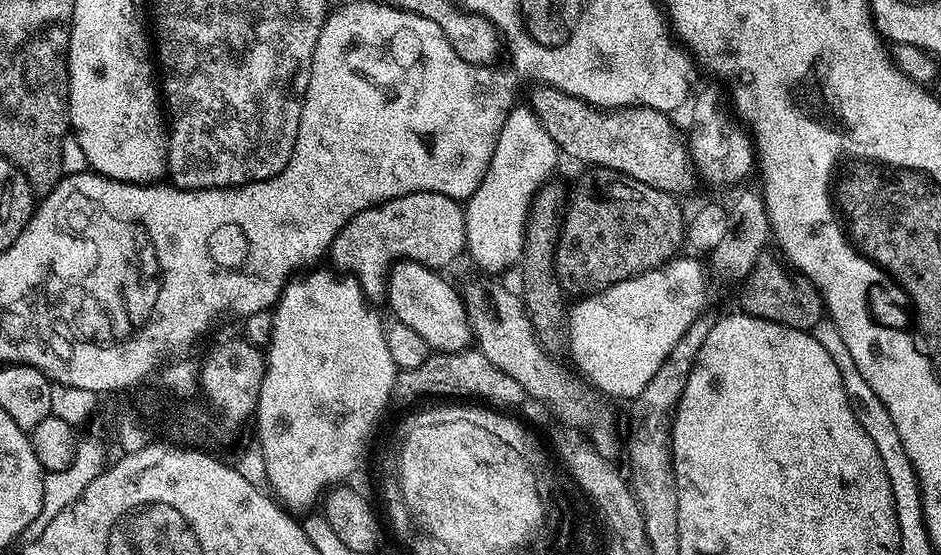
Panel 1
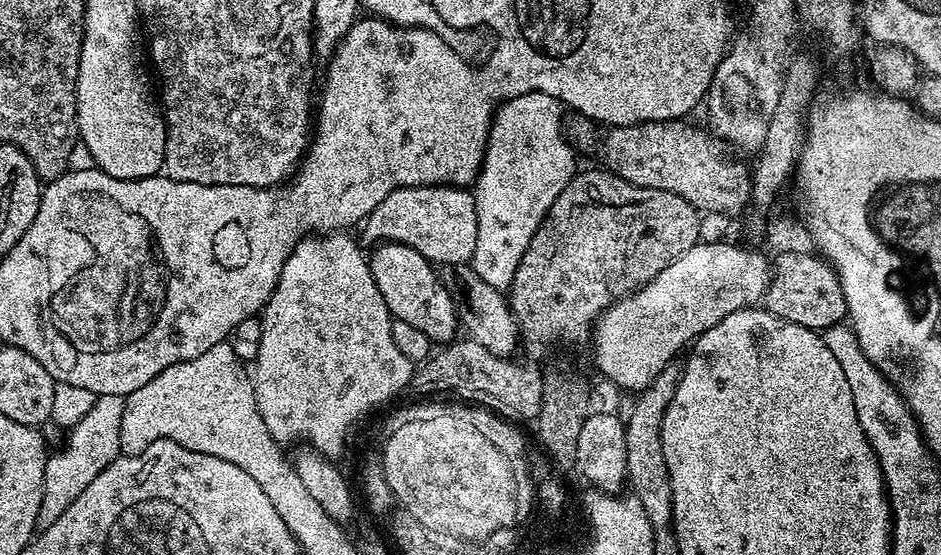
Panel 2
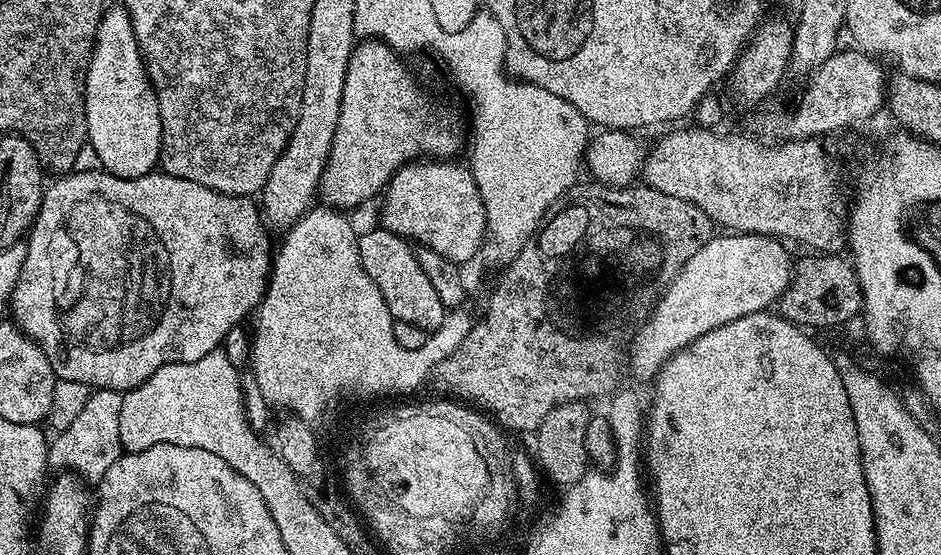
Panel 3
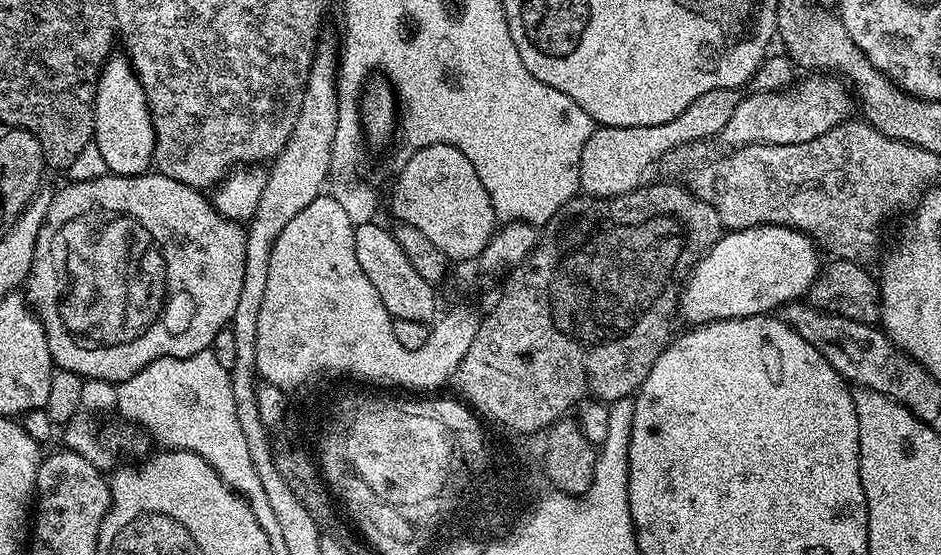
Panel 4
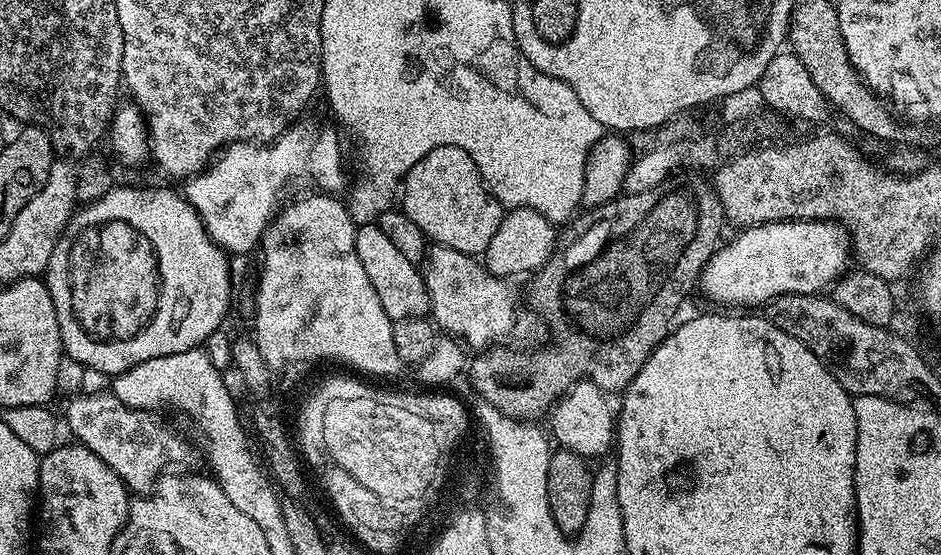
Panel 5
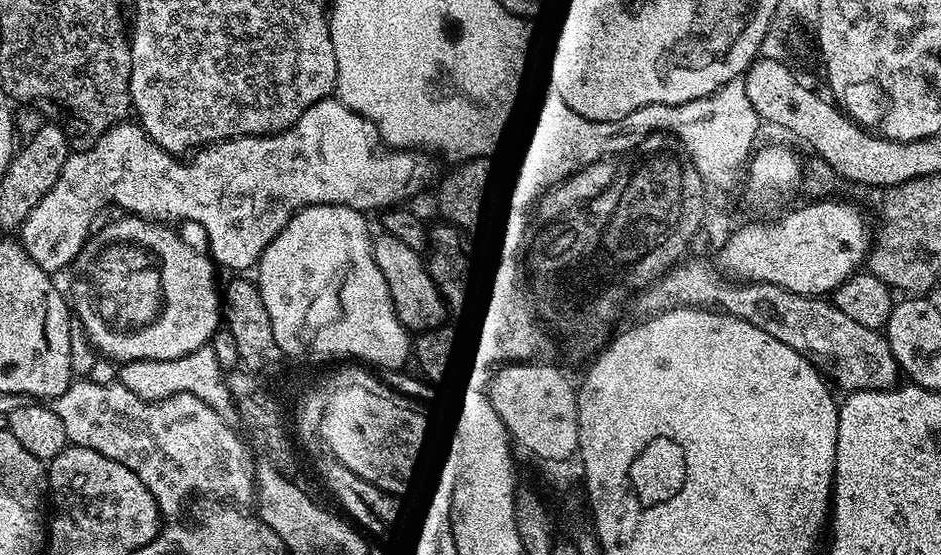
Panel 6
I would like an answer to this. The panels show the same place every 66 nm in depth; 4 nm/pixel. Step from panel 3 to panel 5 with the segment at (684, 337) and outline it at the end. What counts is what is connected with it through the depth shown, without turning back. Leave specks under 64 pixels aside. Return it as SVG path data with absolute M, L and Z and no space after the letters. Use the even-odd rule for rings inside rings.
M775 220L772 224L753 224L745 227L732 241L721 243L717 247L716 253L706 262L704 271L701 272L698 279L699 291L704 291L710 299L716 304L737 304L737 309L748 310L751 304L767 305L768 301L778 298L779 296L789 296L790 294L798 294L799 296L814 296L823 293L825 290L831 289L832 285L849 271L850 268L850 241L848 233L844 231L841 225L830 220Z

